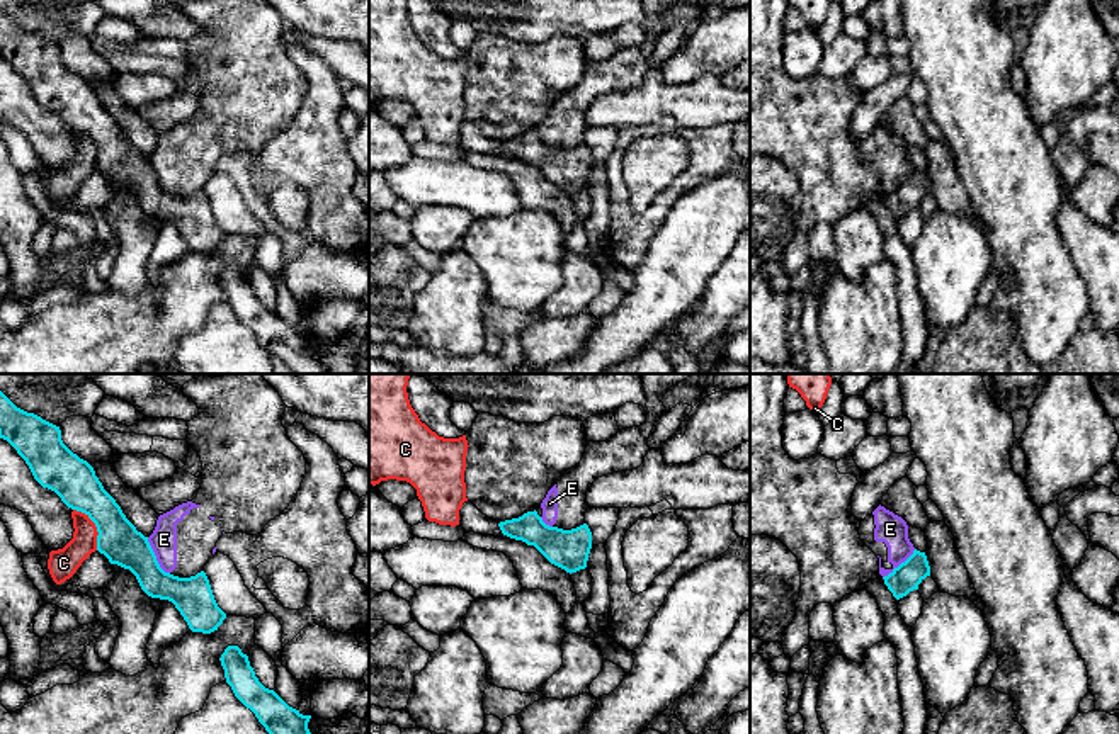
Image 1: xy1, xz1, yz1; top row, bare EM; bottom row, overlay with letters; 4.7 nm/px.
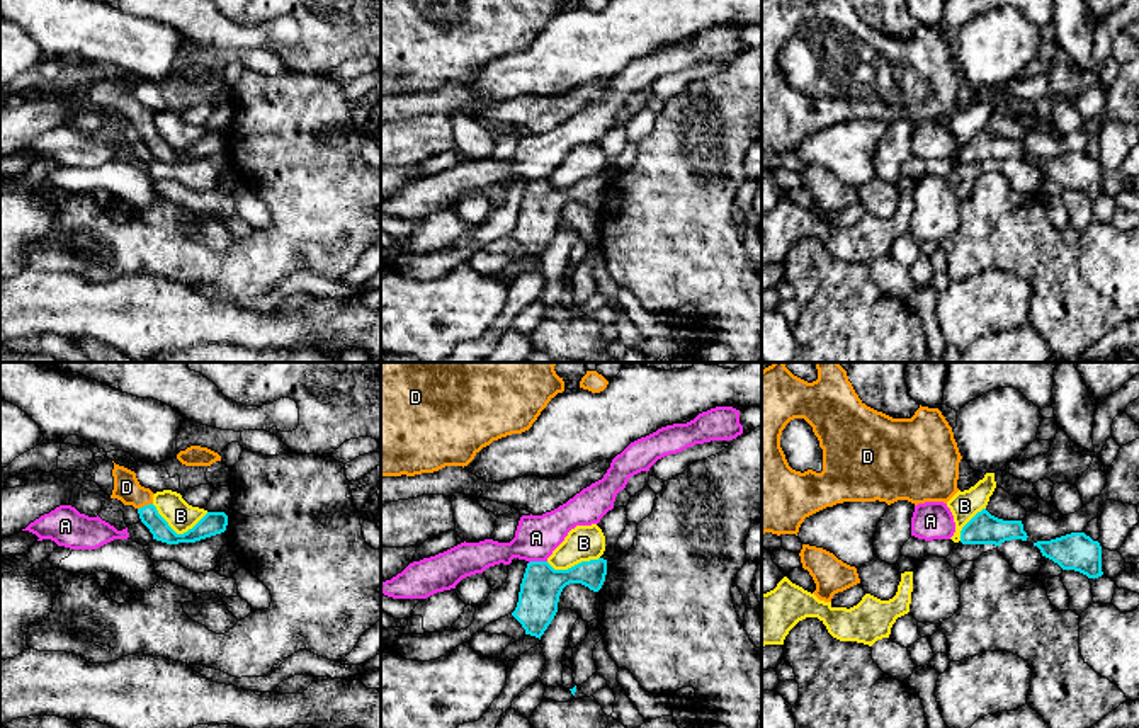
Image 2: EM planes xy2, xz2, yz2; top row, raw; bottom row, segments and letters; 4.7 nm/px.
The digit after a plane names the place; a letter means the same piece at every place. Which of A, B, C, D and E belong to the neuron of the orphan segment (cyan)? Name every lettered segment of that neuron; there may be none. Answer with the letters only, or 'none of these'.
D

